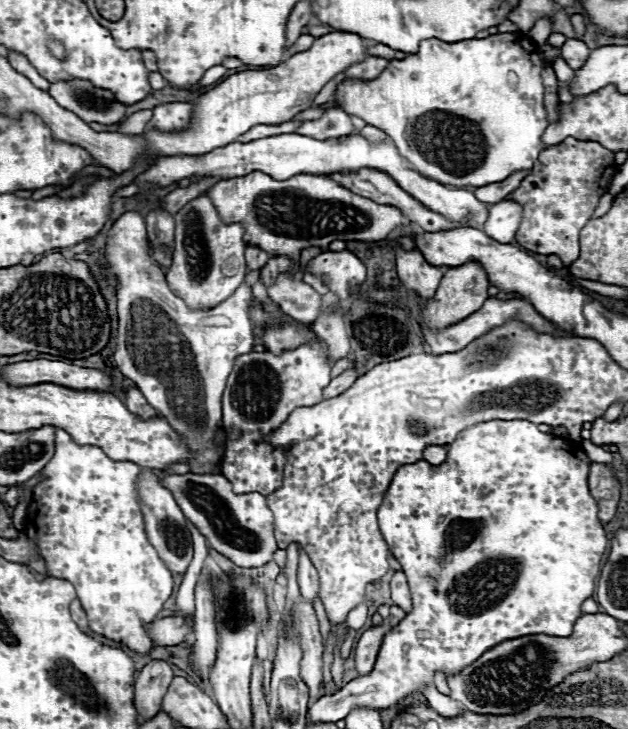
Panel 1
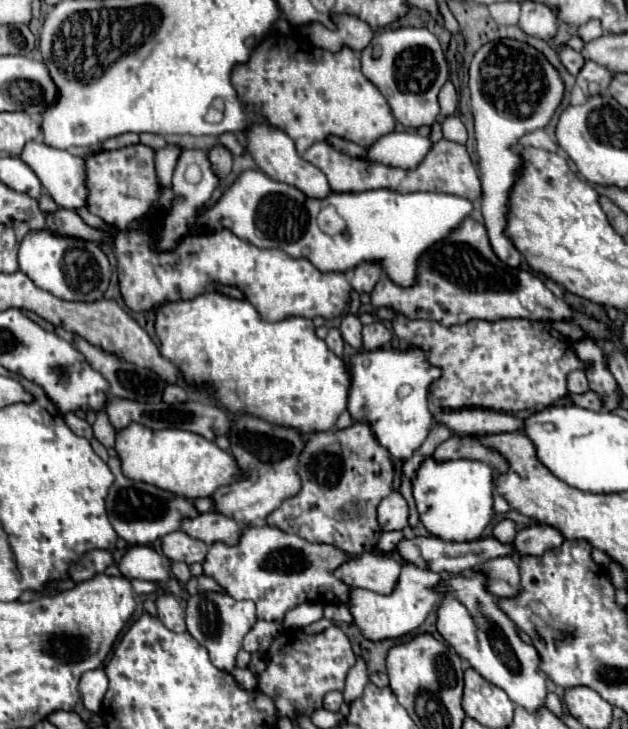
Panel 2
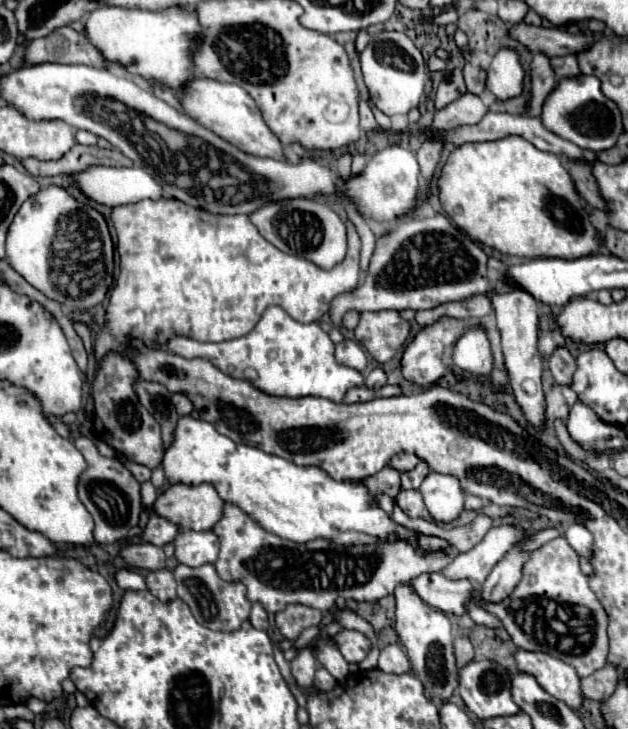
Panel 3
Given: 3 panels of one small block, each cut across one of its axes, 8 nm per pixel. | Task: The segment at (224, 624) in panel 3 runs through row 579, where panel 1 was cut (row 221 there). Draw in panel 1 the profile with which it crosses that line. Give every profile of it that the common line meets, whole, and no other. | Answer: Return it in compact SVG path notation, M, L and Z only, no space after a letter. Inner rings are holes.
M206 194L188 202L178 214L176 220L176 242L172 266L166 272L168 286L178 294L190 310L208 310L232 296L246 276L244 250L242 242L244 228L242 224L224 224L214 210L214 204Z

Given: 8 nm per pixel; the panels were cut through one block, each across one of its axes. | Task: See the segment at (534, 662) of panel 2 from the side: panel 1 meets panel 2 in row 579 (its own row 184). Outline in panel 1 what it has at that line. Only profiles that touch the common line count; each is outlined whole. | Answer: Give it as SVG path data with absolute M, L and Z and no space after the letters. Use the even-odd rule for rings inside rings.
M494 34L494 36L482 38L482 40L472 38L472 40L462 40L462 42L442 42L438 38L428 38L428 40L420 42L420 50L416 54L410 54L404 60L390 60L390 64L374 80L342 80L336 88L334 102L344 112L348 112L352 116L360 116L362 120L366 120L366 124L372 124L372 126L384 130L394 140L400 156L404 156L416 168L418 174L422 174L430 180L438 180L442 184L478 188L478 186L506 180L514 172L530 170L534 166L534 160L542 152L540 136L542 136L542 130L546 130L546 126L548 126L546 110L544 110L544 102L542 102L542 96L544 96L544 86L542 86L542 76L540 76L542 68L544 68L544 62L538 56L536 46L520 34Z

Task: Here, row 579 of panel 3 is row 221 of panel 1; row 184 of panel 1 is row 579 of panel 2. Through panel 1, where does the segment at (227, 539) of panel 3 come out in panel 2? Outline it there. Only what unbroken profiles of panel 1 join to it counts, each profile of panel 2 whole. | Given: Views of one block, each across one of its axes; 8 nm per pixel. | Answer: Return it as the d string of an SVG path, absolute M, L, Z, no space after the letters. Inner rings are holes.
M246 524L238 544L212 544L204 562L204 574L218 580L234 600L252 600L258 620L282 622L286 612L304 604L344 604L350 586L334 576L334 568L358 554L342 552L332 544L310 544L300 536L282 532L270 524Z

